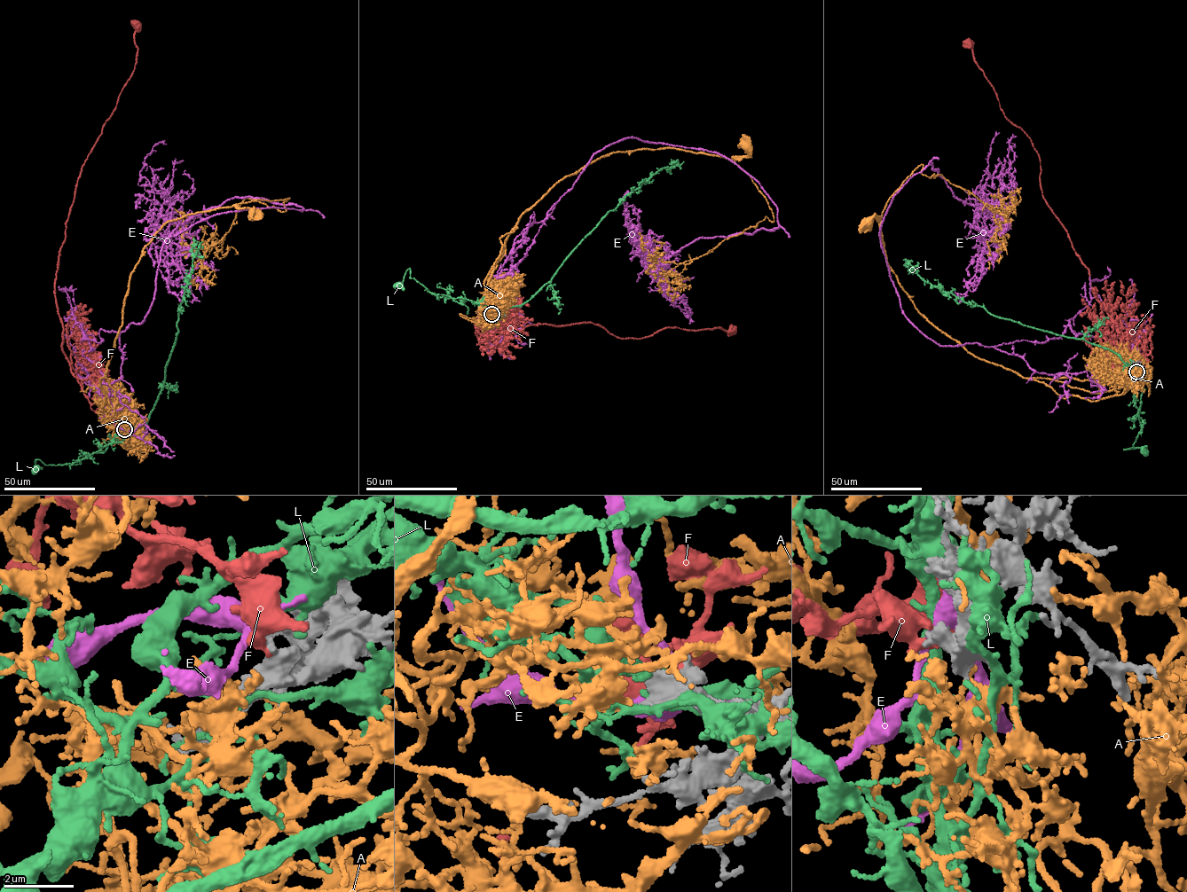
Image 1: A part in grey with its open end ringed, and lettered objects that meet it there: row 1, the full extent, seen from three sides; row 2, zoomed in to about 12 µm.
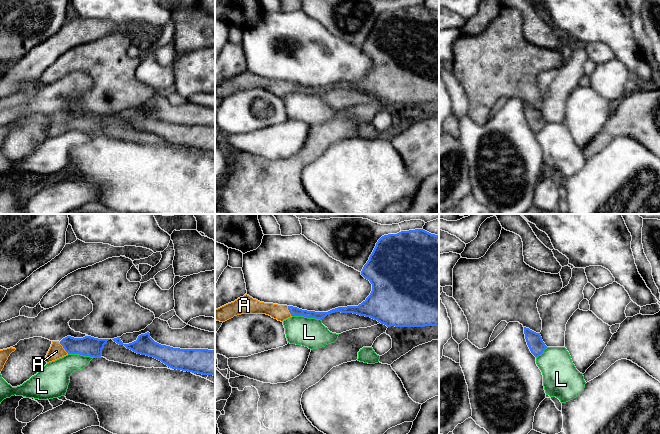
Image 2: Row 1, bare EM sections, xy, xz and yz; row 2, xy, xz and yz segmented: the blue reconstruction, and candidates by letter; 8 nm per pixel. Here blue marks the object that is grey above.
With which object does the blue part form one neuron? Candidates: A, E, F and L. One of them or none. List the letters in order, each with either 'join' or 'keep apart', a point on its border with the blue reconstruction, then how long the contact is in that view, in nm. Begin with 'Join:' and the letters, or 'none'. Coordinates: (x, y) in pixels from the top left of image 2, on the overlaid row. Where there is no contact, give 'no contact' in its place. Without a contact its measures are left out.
Join: A
A: join; meets blue in xy at (63, 347); contact 120 nm long
E: keep apart; no contact
F: keep apart; no contact
L: keep apart; meets blue in xz at (307, 317); contact 240 nm long

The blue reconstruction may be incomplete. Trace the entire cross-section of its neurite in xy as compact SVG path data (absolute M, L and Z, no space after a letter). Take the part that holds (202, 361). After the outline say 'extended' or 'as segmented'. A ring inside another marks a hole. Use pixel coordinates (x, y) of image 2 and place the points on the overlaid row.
M149 332L139 335L136 341L129 344L124 344L120 337L112 340L137 354L153 357L172 369L215 376L215 350L161 345L150 337Z; as segmented

